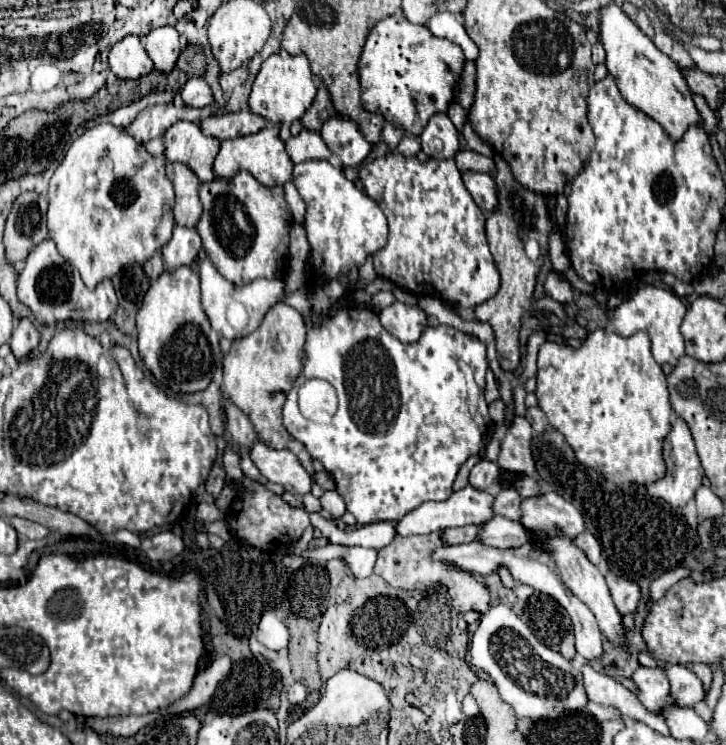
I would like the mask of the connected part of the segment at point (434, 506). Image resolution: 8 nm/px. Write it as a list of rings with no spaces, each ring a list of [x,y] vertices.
[[[465,486],[459,492],[453,492],[445,502],[425,502],[417,510],[409,512],[397,526],[397,534],[401,536],[415,536],[415,534],[431,534],[437,530],[447,530],[447,528],[459,528],[467,524],[477,524],[481,526],[483,522],[489,522],[493,516],[493,496],[483,490],[475,490],[473,486]]]

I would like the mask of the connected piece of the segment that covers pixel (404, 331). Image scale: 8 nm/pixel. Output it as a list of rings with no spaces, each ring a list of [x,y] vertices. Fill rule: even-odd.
[[[393,302],[379,310],[379,320],[383,328],[401,342],[417,342],[421,332],[427,328],[427,314],[419,306],[403,302]]]

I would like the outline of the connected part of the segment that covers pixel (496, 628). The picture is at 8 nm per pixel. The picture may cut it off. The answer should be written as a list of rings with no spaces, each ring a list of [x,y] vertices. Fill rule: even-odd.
[[[495,604],[473,634],[469,662],[487,672],[497,684],[501,698],[515,710],[517,718],[557,718],[563,710],[583,710],[589,702],[583,688],[583,674],[571,660],[543,646],[529,626],[507,604]]]

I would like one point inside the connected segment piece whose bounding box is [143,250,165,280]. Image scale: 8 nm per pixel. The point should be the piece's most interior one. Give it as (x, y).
(154, 266)

